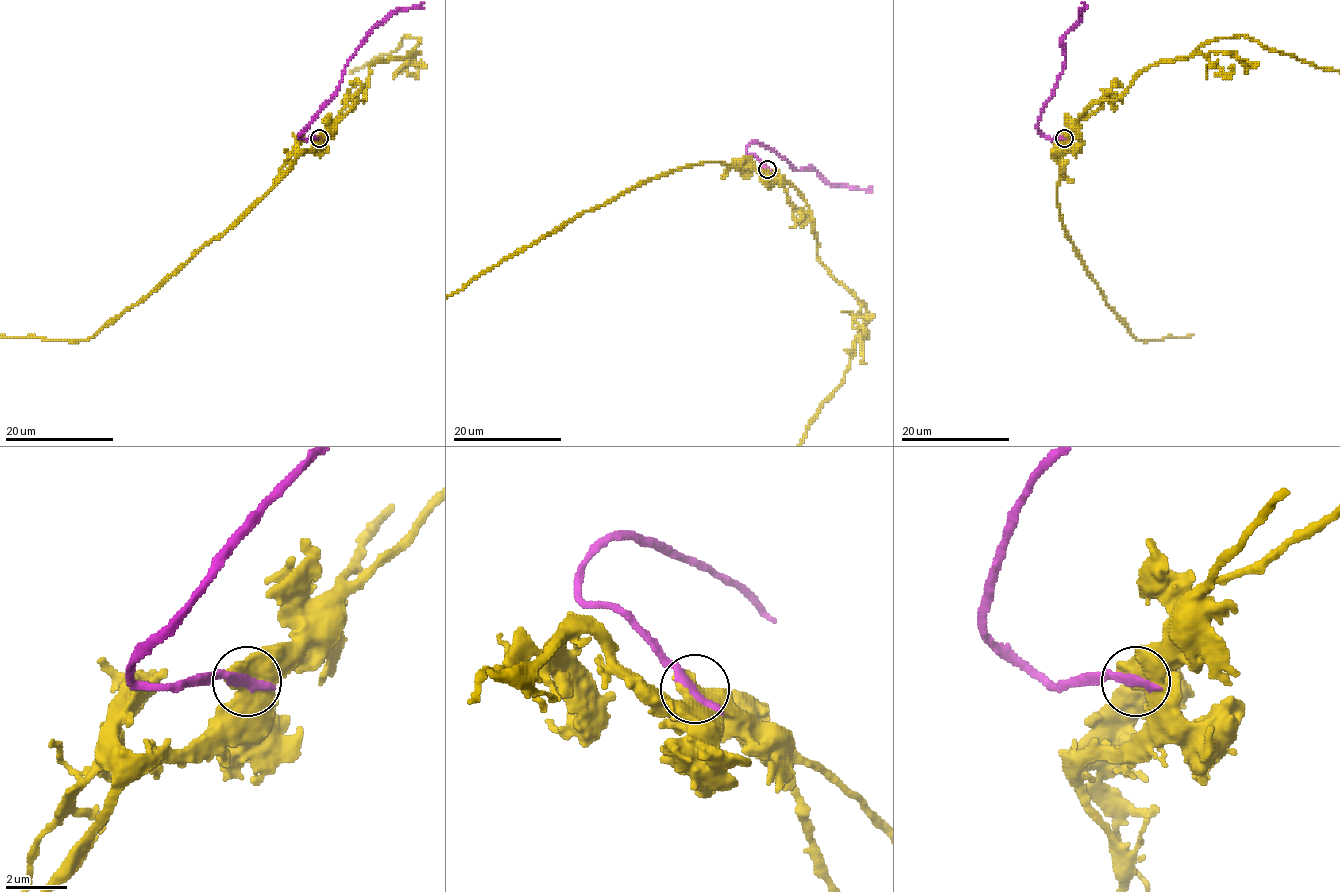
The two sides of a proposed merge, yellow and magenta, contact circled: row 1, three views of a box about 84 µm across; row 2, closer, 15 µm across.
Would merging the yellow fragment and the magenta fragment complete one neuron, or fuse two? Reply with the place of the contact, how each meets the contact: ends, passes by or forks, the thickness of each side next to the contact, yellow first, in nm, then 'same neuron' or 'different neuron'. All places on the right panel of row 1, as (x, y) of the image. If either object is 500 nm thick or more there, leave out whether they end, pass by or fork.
(1064, 138) | 750/360 nm | different neuron

